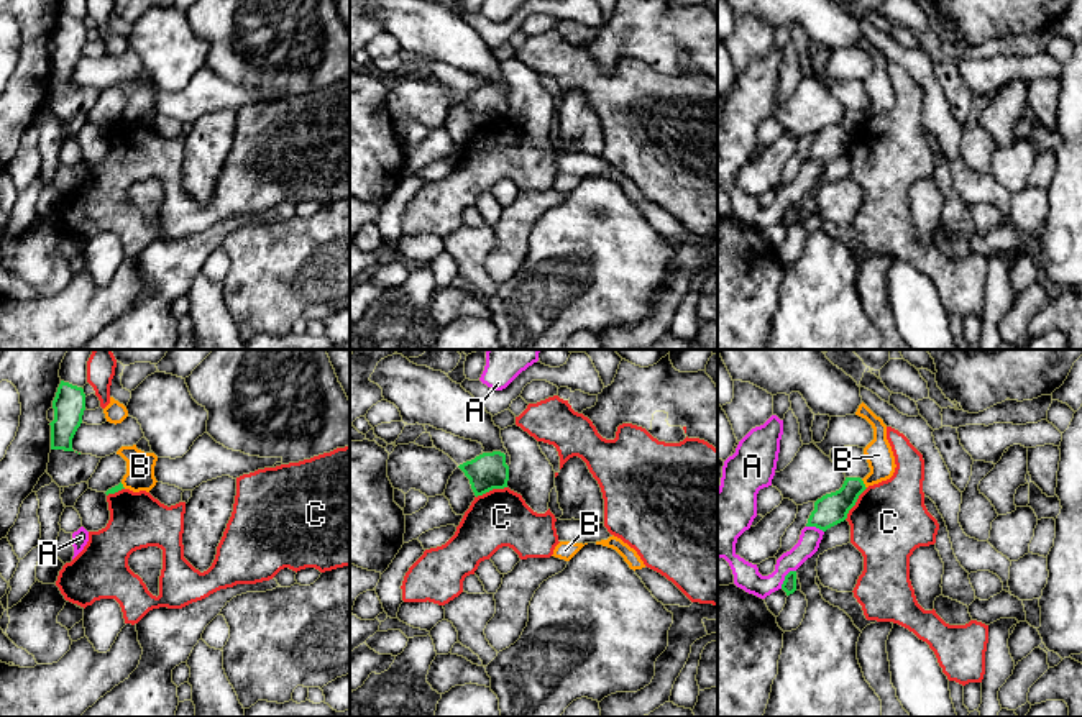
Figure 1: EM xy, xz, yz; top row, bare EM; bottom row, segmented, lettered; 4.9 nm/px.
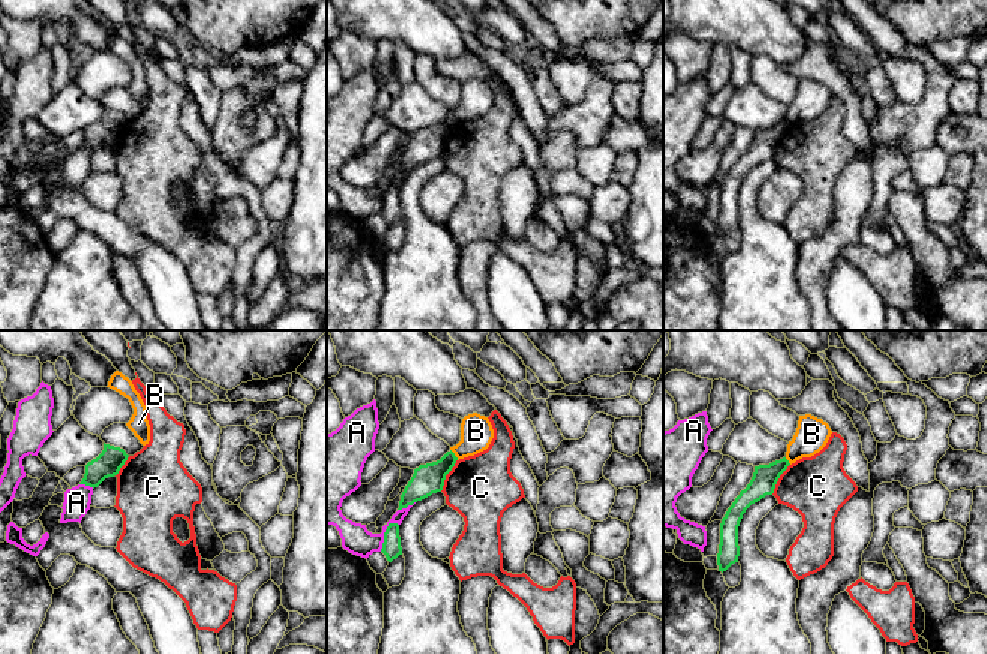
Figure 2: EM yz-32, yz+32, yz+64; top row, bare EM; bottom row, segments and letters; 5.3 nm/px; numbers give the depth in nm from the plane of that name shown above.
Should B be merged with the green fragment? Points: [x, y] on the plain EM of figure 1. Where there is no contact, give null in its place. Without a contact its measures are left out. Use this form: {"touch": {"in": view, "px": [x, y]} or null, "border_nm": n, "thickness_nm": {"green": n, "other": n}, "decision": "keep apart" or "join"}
{"touch": {"in": "yz", "px": [864, 117]}, "border_nm": 50, "thickness_nm": {"green": 160, "other": 140}, "decision": "keep apart"}

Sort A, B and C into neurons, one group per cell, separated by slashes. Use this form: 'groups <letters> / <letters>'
groups A / B / C

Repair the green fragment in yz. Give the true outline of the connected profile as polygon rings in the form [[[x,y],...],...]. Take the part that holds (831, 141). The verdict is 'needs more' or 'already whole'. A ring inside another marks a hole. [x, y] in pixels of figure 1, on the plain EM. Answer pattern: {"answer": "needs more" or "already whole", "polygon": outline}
{"answer": "already whole", "polygon": [[[846,110],[839,123],[826,126],[814,135],[814,143],[809,148],[806,159],[816,159],[826,164],[844,154],[865,121],[860,110]]]}

